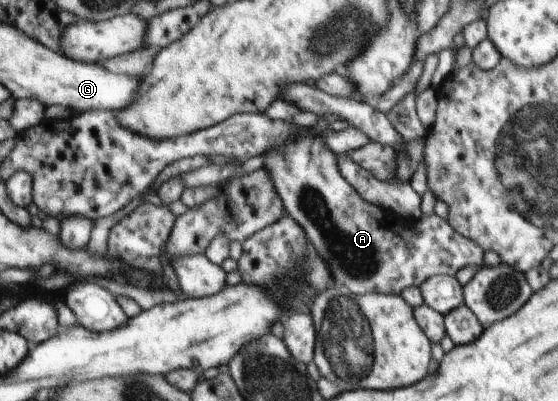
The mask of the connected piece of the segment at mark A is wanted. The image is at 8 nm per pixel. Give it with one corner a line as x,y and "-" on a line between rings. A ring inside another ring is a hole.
321,116
315,126
307,129
312,129
314,134
307,134
269,150
264,155
265,169
270,173
276,190
284,201
285,213
289,213
305,228
311,249
317,249
321,255
331,257
329,263
333,263
331,267
337,285
351,289
353,296
355,293
365,295
369,292
402,295
404,289
423,285
427,278
441,274
454,276
458,269
466,265
482,265
484,251
481,247
434,213
424,215
420,220
412,220
363,199
356,187
342,174
338,155
325,139
324,134
331,129
331,124

